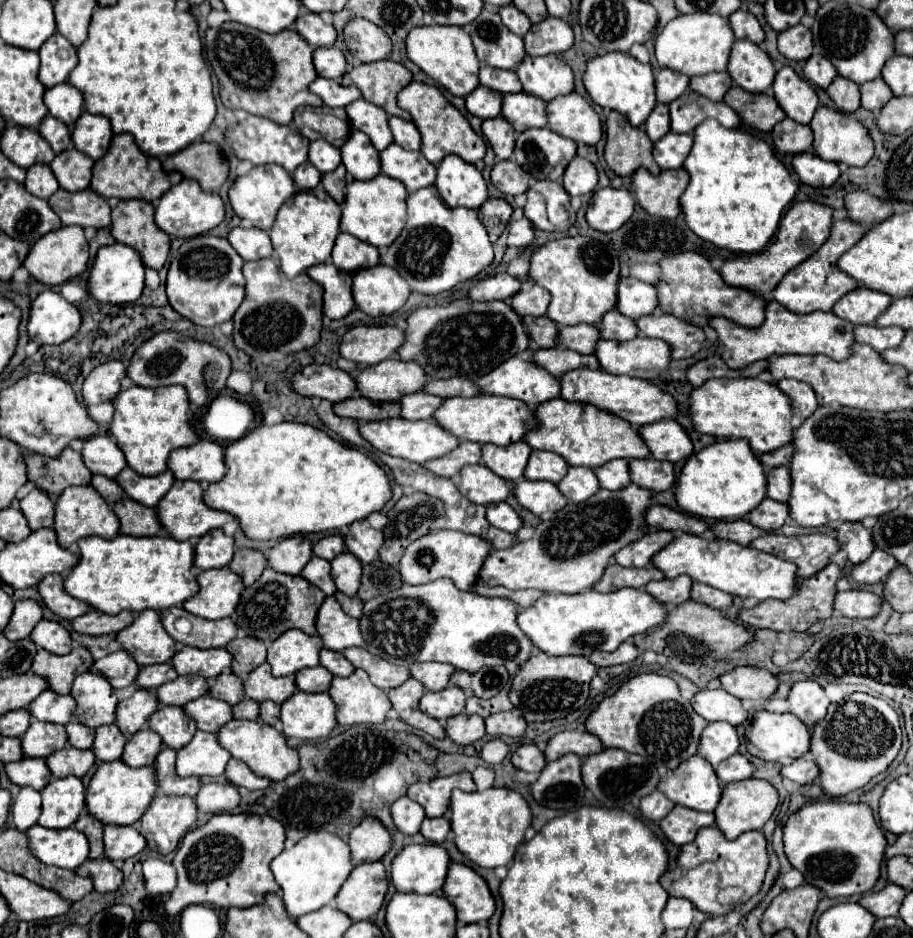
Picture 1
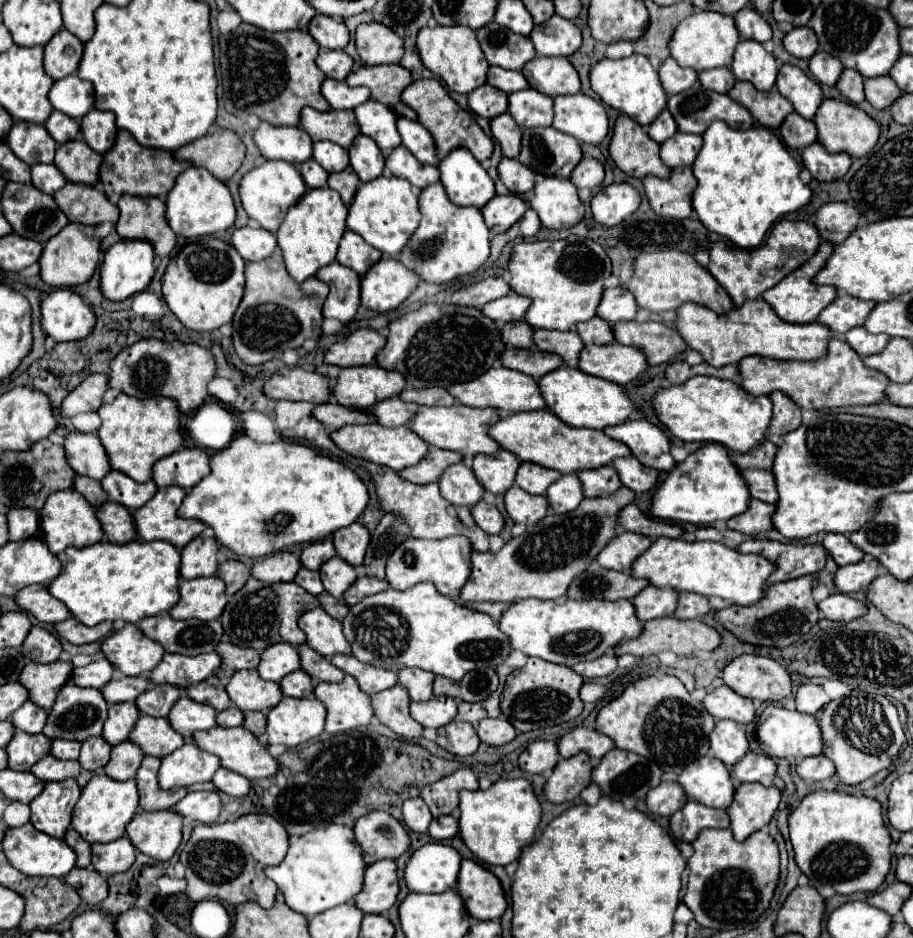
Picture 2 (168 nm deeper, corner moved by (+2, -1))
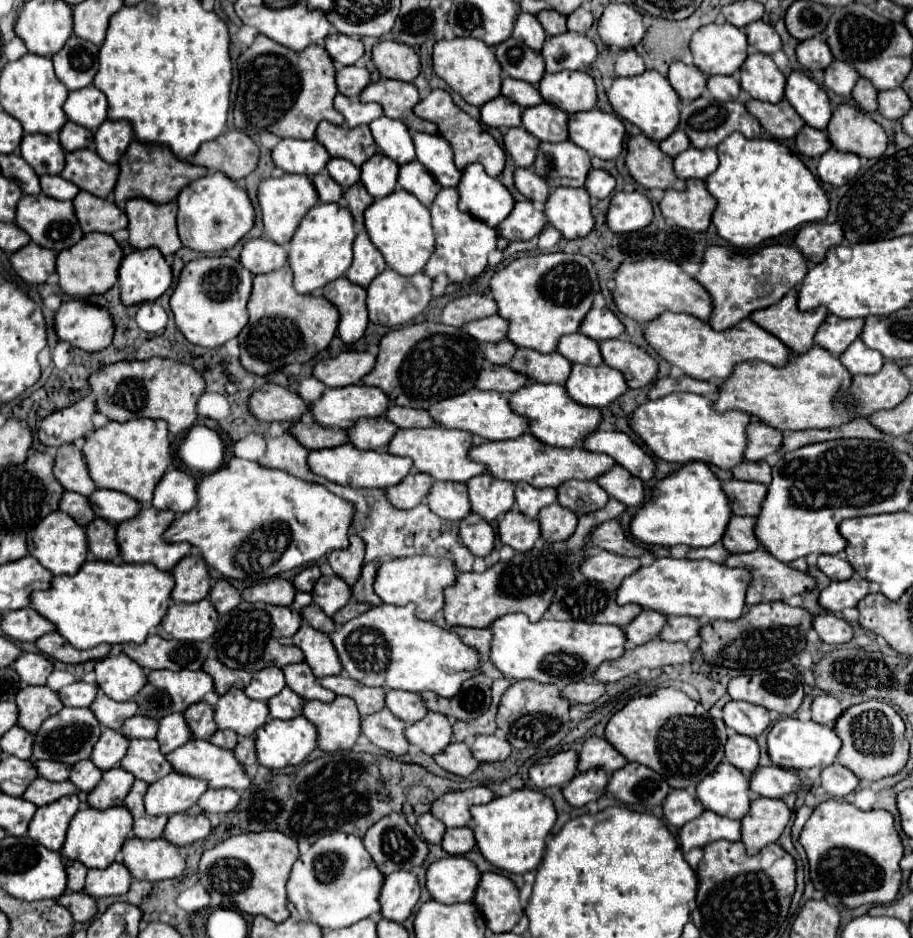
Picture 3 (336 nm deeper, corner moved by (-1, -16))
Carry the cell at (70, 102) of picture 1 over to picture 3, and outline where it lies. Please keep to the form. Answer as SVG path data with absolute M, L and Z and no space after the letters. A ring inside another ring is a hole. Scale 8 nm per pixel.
M96 86L72 90L64 104L64 112L68 114L68 118L90 130L96 130L108 118L106 110L106 96Z

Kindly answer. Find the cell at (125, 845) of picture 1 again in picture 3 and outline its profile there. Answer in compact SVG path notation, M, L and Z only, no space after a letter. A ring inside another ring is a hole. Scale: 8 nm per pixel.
M114 862L104 870L88 870L84 892L92 898L120 896L128 892L130 882L130 874L126 872L126 868L122 868L122 862Z

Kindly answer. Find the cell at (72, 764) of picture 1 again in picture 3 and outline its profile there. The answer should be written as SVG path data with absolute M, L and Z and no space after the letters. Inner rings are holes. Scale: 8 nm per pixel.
M36 778L26 788L26 792L22 794L22 798L28 800L28 802L32 802L32 804L36 804L36 806L46 806L46 804L56 802L58 798L70 796L74 792L76 792L76 788L74 788L74 784L68 784L68 780L66 782L48 782L48 780Z

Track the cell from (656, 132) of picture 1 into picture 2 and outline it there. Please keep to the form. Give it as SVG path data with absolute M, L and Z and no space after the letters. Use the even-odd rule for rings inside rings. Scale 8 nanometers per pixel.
M663 109L663 111L659 113L659 117L647 127L649 137L651 137L653 141L657 141L657 143L667 141L669 137L675 135L675 131L677 131L677 125L675 125L675 121L673 121L673 117L671 117L671 113L669 113L667 109Z

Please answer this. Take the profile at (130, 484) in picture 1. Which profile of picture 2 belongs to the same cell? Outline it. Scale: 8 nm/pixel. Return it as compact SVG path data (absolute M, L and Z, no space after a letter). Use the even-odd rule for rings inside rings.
M109 471L101 479L101 485L107 491L109 499L119 501L121 505L127 505L133 511L143 507L157 491L157 485L153 479L147 483L137 483L131 477L123 475L121 471Z

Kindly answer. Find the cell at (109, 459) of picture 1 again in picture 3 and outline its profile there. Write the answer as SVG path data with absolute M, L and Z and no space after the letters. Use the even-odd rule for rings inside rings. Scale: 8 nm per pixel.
M62 444L54 456L54 462L54 478L64 490L80 492L82 496L88 496L92 490L96 490L90 474L86 472L82 452L74 444Z

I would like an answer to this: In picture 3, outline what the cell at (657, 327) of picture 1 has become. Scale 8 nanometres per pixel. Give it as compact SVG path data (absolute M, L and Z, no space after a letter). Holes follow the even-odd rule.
M604 340L598 346L604 364L622 372L628 388L646 386L658 372L658 364L642 348L634 346L628 340Z

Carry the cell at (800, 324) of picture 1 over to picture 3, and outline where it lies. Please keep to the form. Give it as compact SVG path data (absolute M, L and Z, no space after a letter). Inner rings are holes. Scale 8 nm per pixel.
M662 312L658 318L646 324L644 338L668 364L682 368L686 376L708 380L708 382L722 382L722 378L730 376L732 368L740 362L760 360L774 366L782 366L792 354L776 336L756 326L750 318L738 322L734 328L716 332L706 322L690 314Z

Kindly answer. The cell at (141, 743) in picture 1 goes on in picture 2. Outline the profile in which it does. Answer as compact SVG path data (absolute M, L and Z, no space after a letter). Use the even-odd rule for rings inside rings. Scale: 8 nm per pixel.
M123 741L119 745L113 747L111 751L111 761L105 765L105 773L109 777L115 777L117 781L125 781L135 777L141 761L143 761L143 751L137 743L131 741Z

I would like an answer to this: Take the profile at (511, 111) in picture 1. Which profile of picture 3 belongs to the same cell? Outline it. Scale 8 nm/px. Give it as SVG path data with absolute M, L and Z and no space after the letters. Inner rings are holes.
M538 104L522 112L522 126L542 142L568 140L568 114L552 104Z

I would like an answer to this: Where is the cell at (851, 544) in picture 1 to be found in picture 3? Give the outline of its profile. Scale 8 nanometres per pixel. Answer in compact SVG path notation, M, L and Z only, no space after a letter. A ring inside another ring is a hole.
M818 556L818 568L830 578L830 580L848 580L854 570L850 568L848 560L842 556Z

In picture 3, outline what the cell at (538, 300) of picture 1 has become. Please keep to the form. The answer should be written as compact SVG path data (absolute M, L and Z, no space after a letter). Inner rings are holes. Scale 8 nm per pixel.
M498 314L486 316L480 320L466 322L462 330L472 336L476 342L500 342L506 336L506 320L502 320Z

